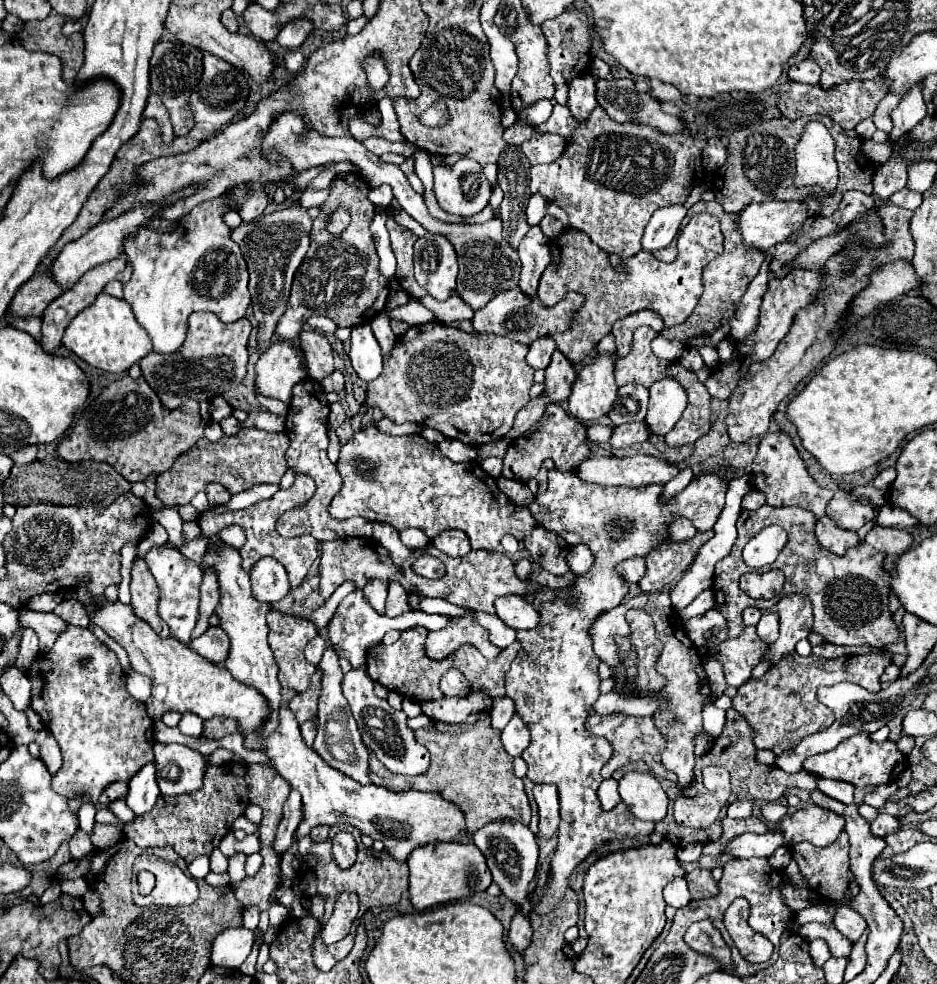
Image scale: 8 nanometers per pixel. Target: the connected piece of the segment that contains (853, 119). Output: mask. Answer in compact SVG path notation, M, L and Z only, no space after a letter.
M877 77L871 81L847 81L847 83L841 83L829 91L825 91L817 85L805 85L805 87L801 87L801 85L805 85L805 83L789 81L789 91L783 91L777 101L777 109L781 111L781 115L791 121L799 119L801 115L829 115L843 129L855 129L857 123L871 117L877 103L891 89L891 83L885 77Z

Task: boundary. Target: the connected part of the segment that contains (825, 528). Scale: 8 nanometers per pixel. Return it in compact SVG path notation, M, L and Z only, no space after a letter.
M823 517L821 521L817 521L815 525L815 537L817 543L835 553L835 555L845 555L849 547L859 545L859 539L853 531L845 531L845 529L837 529L837 525L833 525L833 521L829 521L829 517Z

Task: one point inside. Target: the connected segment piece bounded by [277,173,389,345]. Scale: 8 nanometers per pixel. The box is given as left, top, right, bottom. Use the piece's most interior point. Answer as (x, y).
(343, 282)

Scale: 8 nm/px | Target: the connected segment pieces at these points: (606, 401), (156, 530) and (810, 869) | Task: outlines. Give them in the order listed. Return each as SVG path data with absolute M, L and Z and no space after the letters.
M595 353L589 363L577 373L567 399L567 411L579 421L597 421L617 399L617 385L613 379L615 353Z
M159 523L153 524L149 528L149 531L147 531L147 535L143 537L143 541L137 545L137 559L143 559L145 553L147 553L151 547L163 545L165 541L168 541L168 534L165 528Z
M843 831L841 837L837 837L837 841L829 847L813 847L809 843L797 843L793 845L793 859L799 865L799 871L809 879L809 885L819 893L823 893L825 899L833 901L833 903L841 903L847 901L851 897L855 897L859 893L859 885L855 883L855 875L849 869L849 839L847 833Z

